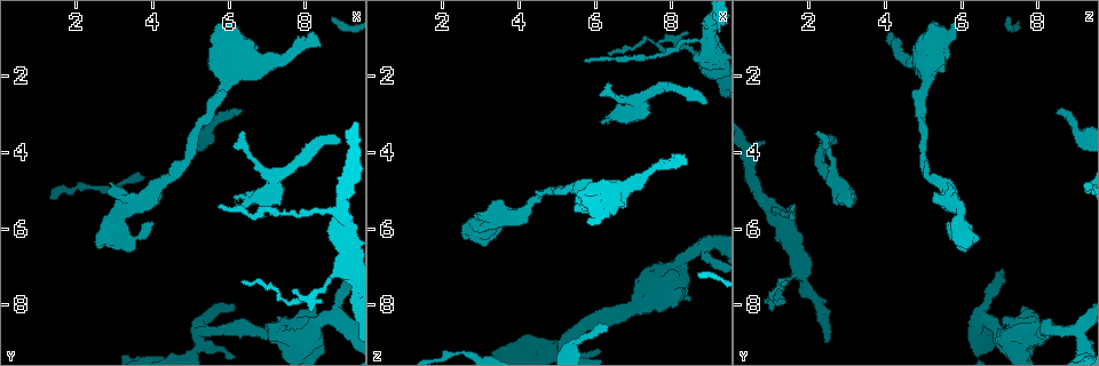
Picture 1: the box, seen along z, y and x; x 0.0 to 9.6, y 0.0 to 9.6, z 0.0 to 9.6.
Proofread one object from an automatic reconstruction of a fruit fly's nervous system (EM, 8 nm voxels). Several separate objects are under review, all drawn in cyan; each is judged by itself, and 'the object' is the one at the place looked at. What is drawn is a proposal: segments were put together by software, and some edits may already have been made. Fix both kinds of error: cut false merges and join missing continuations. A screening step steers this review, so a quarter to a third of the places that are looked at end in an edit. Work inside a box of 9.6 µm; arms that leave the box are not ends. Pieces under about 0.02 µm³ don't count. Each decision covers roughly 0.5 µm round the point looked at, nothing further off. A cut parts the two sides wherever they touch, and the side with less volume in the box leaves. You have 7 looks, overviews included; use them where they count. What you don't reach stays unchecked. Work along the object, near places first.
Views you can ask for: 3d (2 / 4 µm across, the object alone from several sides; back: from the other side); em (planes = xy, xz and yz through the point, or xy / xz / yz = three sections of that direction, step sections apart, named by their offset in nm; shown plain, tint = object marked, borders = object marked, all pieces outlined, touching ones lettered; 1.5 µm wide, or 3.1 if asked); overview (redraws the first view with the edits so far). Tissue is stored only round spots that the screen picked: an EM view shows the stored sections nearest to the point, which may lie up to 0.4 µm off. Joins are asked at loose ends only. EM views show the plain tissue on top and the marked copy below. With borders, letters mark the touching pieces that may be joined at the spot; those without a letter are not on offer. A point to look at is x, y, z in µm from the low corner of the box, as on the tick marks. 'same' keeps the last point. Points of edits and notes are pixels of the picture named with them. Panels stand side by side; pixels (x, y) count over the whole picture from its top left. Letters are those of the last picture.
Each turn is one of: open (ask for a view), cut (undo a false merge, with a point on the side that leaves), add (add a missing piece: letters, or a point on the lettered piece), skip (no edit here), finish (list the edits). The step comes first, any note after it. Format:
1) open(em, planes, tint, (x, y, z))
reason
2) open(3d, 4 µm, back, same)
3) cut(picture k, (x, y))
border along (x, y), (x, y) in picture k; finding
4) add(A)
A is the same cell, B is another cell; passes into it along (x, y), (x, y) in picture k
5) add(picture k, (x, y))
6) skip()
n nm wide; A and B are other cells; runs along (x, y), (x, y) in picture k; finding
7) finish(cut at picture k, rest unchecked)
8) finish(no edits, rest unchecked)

open(em, xy, step 4, borders, (8.40, 7.90, 0.85))
tapers out

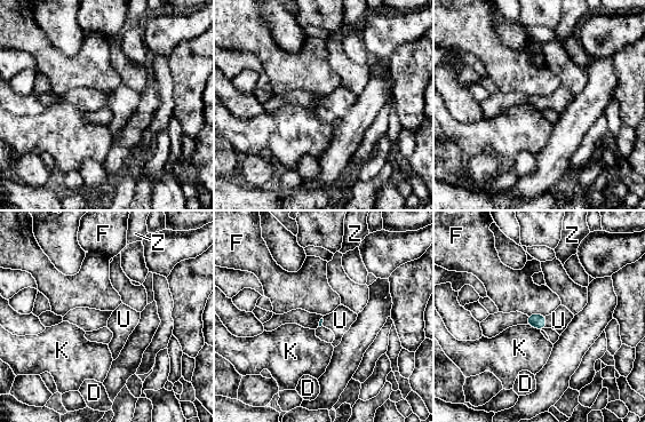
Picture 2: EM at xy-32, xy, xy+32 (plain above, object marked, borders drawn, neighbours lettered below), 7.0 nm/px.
open(em, planes, borders, same)
another direction

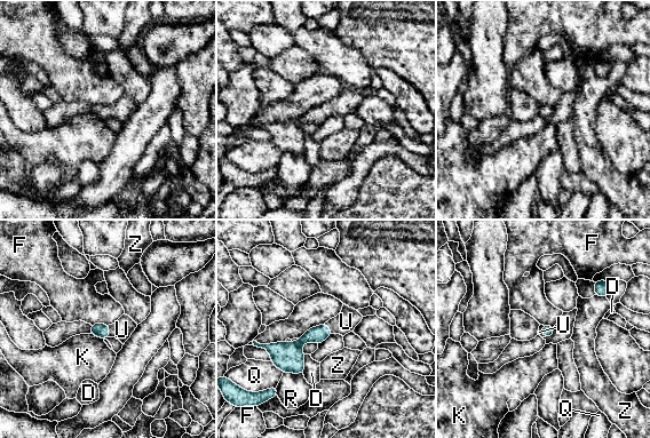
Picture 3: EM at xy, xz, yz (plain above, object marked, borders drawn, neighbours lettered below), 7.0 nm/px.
add(U)
R touches over 140 nm; U is the same cell, D, F, K, Q, R and Z are other cells; passes into it along (102, 331), (109, 331), (121, 329) in picture 3; the neuron continues

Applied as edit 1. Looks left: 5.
open(overview)

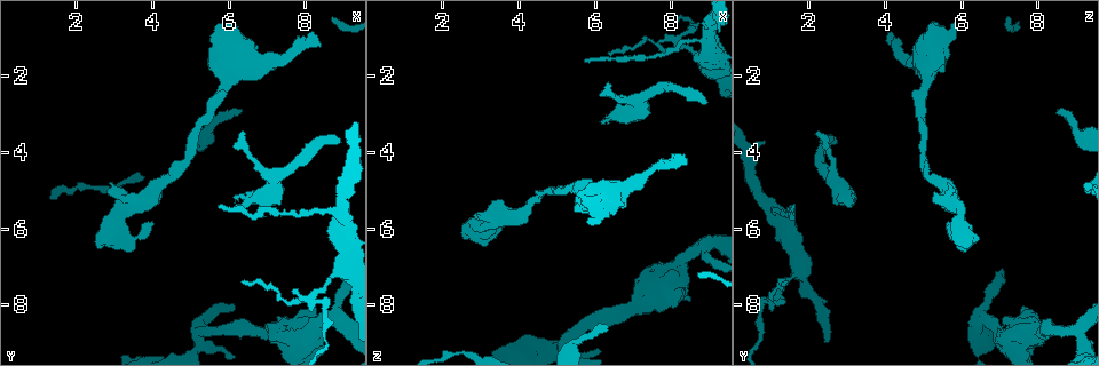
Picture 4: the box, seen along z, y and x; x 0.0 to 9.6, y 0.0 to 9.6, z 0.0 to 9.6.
open(em, xy, step 4, tint, (8.95, 3.80, 2.65))
free end

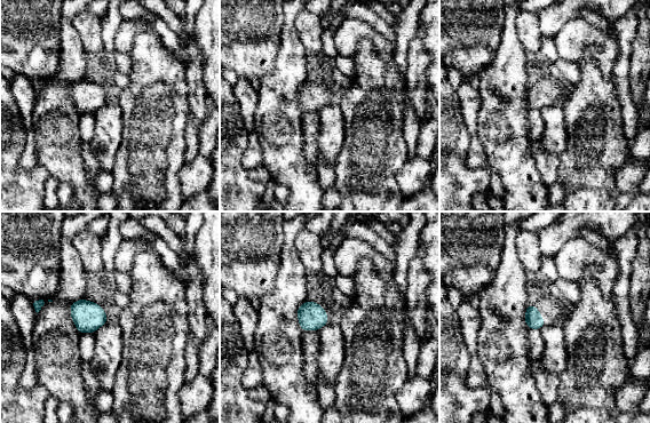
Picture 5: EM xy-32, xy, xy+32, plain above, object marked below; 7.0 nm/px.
open(em, xy, step 4, borders, same)
see the neighbours

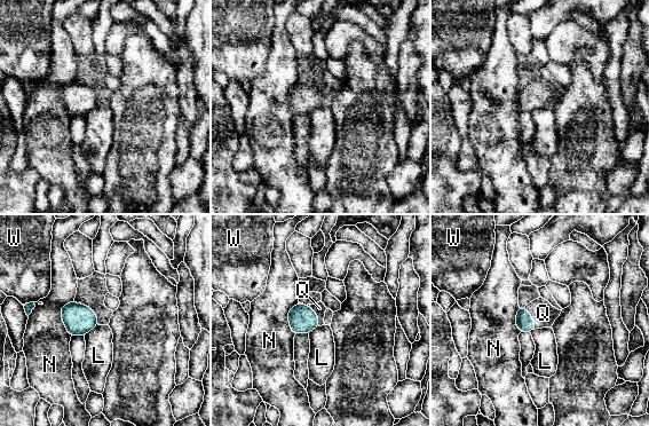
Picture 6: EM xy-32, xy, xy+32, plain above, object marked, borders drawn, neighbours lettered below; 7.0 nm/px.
add(Q)
Q is the same cell, L, N and W are other cells; the neuron continues

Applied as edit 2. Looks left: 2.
finish(add at picture 3, add at picture 6, rest unchecked)

